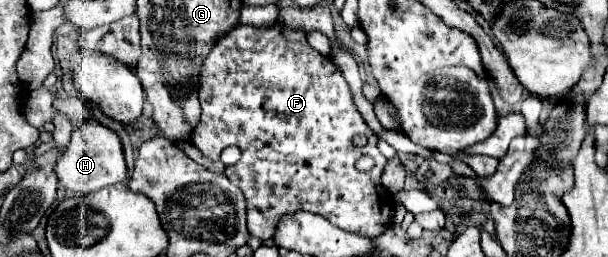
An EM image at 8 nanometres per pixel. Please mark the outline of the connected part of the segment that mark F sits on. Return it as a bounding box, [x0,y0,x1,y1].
[193,22,395,240]

